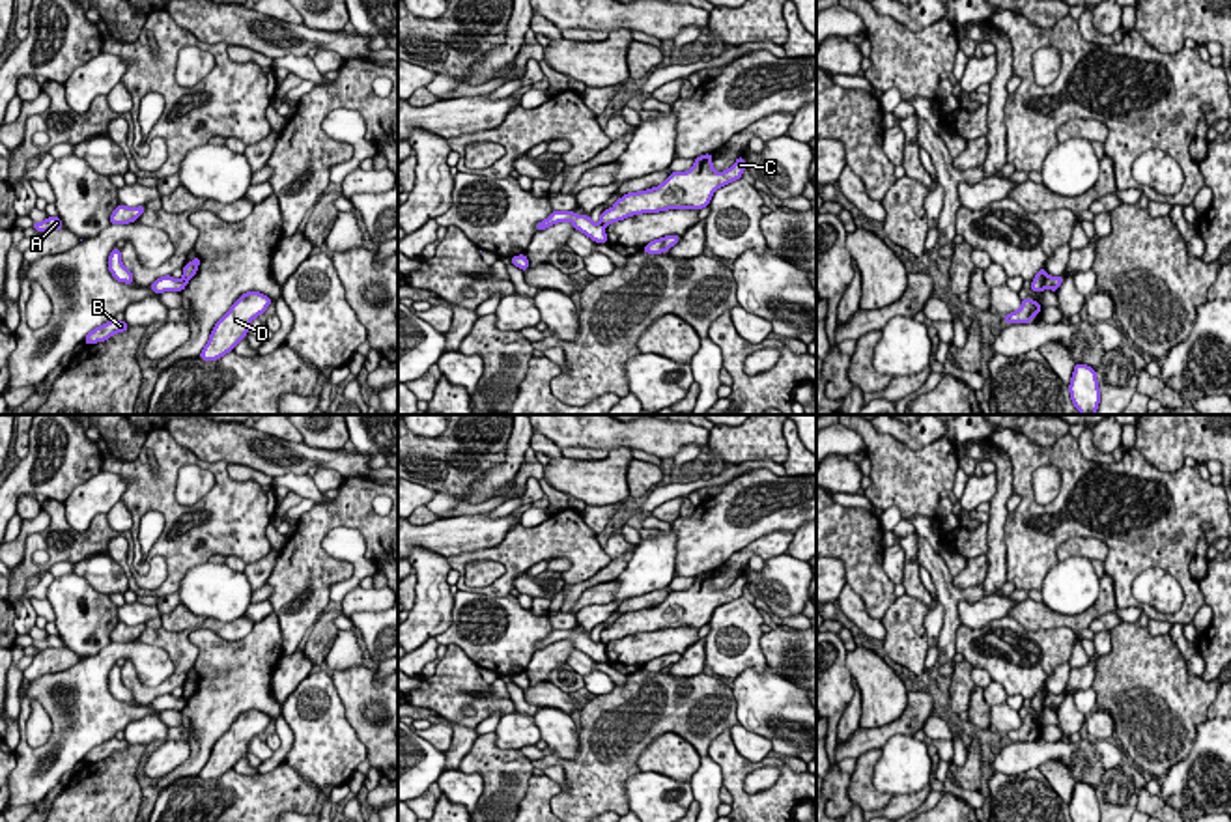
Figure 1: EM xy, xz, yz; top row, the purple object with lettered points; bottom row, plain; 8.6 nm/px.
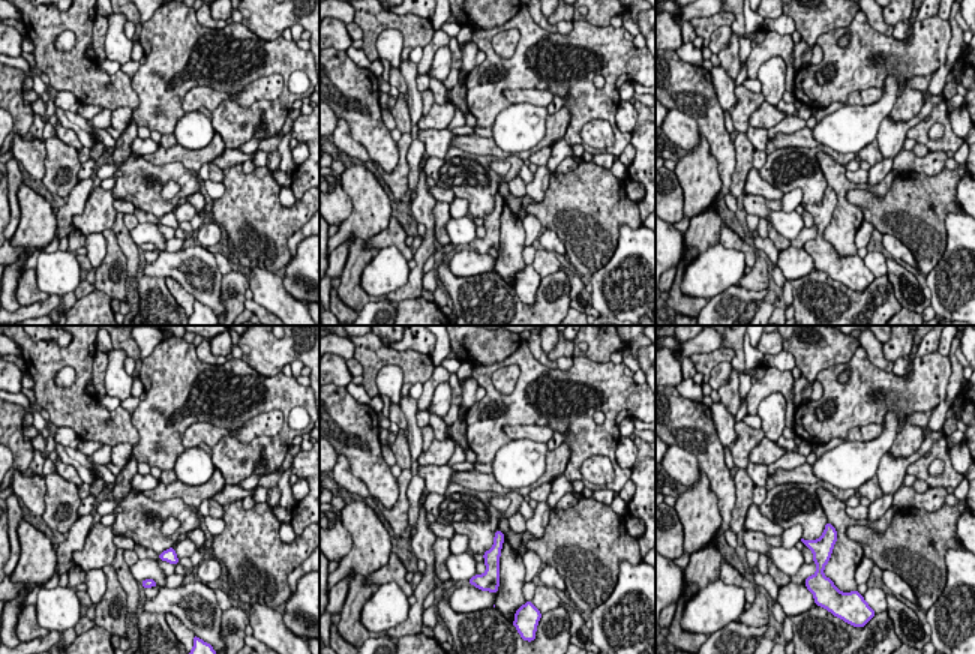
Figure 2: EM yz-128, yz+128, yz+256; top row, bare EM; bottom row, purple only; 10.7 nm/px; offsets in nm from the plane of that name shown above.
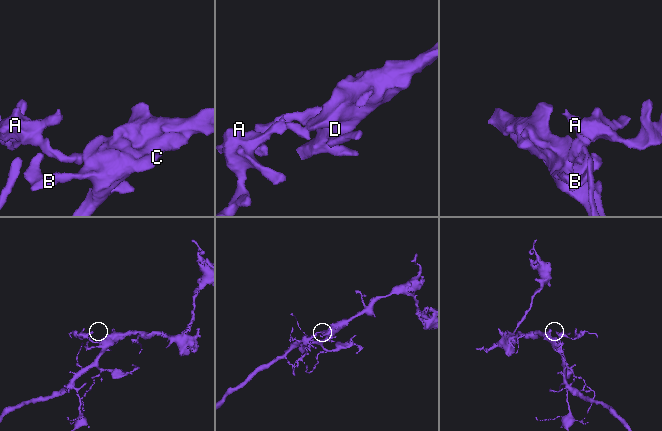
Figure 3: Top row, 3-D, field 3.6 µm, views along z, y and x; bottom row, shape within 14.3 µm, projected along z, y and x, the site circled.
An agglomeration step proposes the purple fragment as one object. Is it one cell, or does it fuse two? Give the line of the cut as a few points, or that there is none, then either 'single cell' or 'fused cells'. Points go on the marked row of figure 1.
cut yz (1048, 275), (1041, 288); fused cells

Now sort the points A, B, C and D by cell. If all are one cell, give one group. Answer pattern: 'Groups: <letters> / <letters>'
Groups: A / B C D

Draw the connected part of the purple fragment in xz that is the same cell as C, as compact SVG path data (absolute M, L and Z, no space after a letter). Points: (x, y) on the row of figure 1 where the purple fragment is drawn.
M712 153L695 159L687 172L672 172L669 177L646 191L628 192L615 202L611 209L600 215L603 226L618 222L631 215L658 213L667 209L702 209L710 204L712 194L730 181L742 179L745 159L738 157L736 163L725 170L715 172Z

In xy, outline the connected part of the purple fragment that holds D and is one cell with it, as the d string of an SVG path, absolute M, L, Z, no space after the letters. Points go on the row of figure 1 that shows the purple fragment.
M260 291L243 293L215 323L200 359L217 361L232 351L243 338L247 338L250 321L263 314L269 305L271 297Z

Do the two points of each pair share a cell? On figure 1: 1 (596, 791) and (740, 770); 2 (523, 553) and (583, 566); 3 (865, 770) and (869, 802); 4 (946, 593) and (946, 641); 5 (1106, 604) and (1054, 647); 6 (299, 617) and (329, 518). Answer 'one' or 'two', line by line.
1: two
2: one
3: one
4: one
5: two
6: one

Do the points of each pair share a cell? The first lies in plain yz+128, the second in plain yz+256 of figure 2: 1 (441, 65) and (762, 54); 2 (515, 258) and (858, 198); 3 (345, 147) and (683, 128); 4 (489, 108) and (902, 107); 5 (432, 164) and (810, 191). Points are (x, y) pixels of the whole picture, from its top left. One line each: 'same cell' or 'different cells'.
1: different cells
2: different cells
3: same cell
4: different cells
5: same cell

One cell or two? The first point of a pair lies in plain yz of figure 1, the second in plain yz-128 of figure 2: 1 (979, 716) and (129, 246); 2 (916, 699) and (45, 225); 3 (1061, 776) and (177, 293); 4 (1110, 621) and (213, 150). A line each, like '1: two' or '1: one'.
1: one
2: two
3: one
4: two

